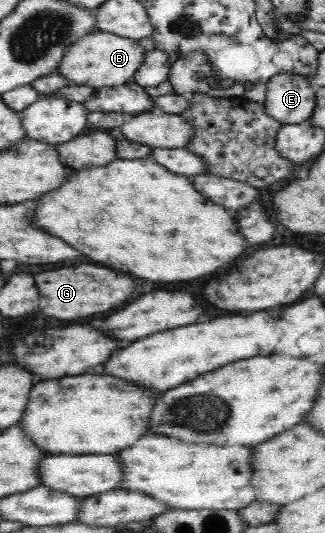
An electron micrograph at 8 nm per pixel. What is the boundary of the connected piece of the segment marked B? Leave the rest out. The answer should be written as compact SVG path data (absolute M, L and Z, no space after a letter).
M105 31L92 32L70 49L58 70L77 85L87 85L96 89L116 88L126 85L132 77L138 75L147 63L148 52L140 45L140 39L122 37Z

